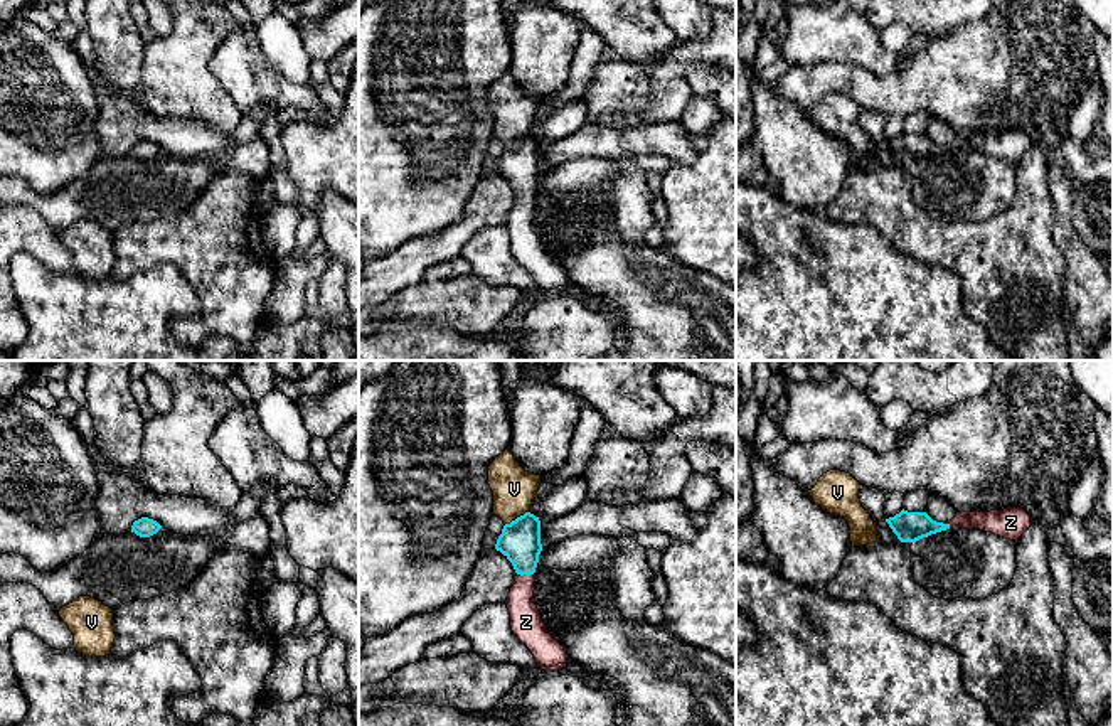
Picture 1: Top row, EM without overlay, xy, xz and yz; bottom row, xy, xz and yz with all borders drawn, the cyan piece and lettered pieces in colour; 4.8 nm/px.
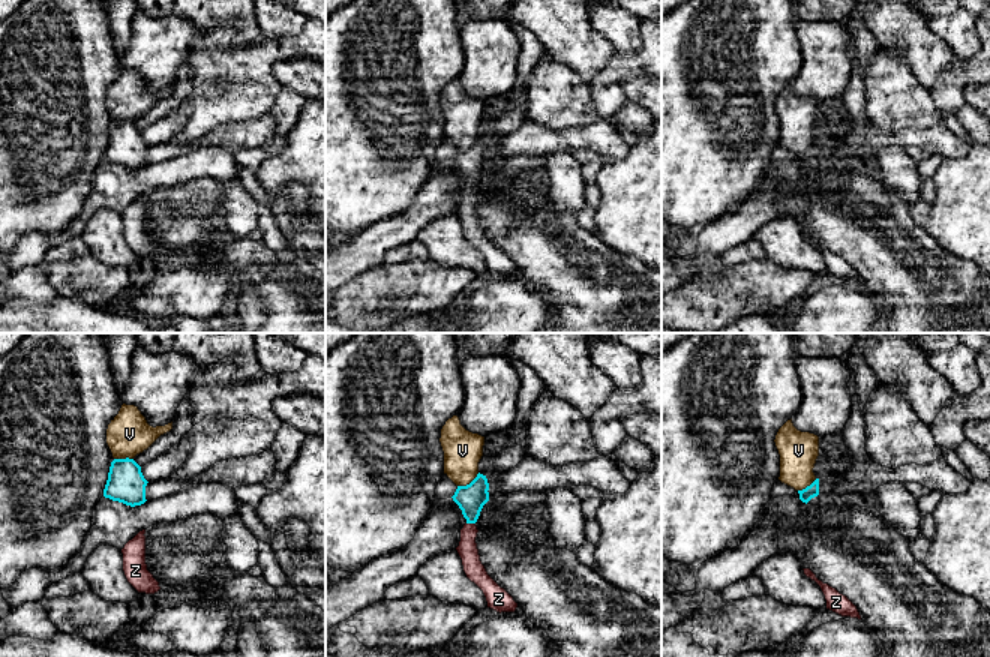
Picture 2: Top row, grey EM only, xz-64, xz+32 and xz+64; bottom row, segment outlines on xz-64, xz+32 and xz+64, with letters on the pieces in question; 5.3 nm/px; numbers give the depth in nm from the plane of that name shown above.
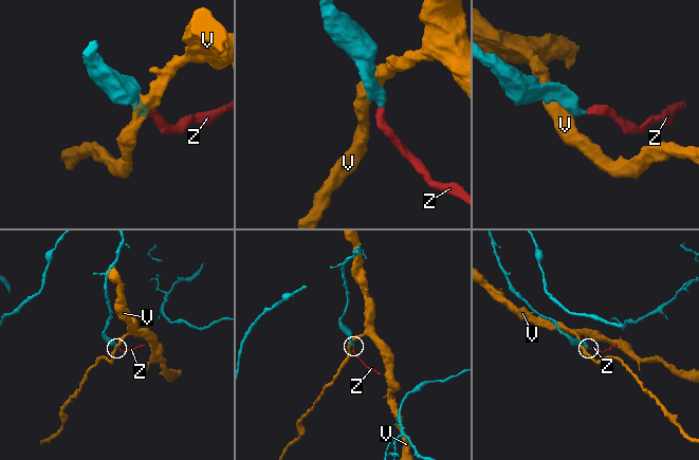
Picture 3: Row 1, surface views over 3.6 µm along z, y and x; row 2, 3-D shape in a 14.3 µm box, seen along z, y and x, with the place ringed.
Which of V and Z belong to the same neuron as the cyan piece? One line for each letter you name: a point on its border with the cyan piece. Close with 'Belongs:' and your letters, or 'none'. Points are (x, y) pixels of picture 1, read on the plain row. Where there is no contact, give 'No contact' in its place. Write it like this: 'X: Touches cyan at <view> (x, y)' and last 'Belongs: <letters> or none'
Z: Touches cyan at xz (526, 196)
Belongs: Z

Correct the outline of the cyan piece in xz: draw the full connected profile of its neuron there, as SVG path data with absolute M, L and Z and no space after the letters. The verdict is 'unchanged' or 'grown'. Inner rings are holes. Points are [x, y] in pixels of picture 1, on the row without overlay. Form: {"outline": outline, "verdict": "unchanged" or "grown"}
{"outline": "M525 135L510 147L505 147L495 172L512 185L517 195L505 224L514 258L530 273L537 290L546 295L561 293L569 278L549 256L534 221L534 195L542 173L539 140Z", "verdict": "grown"}

